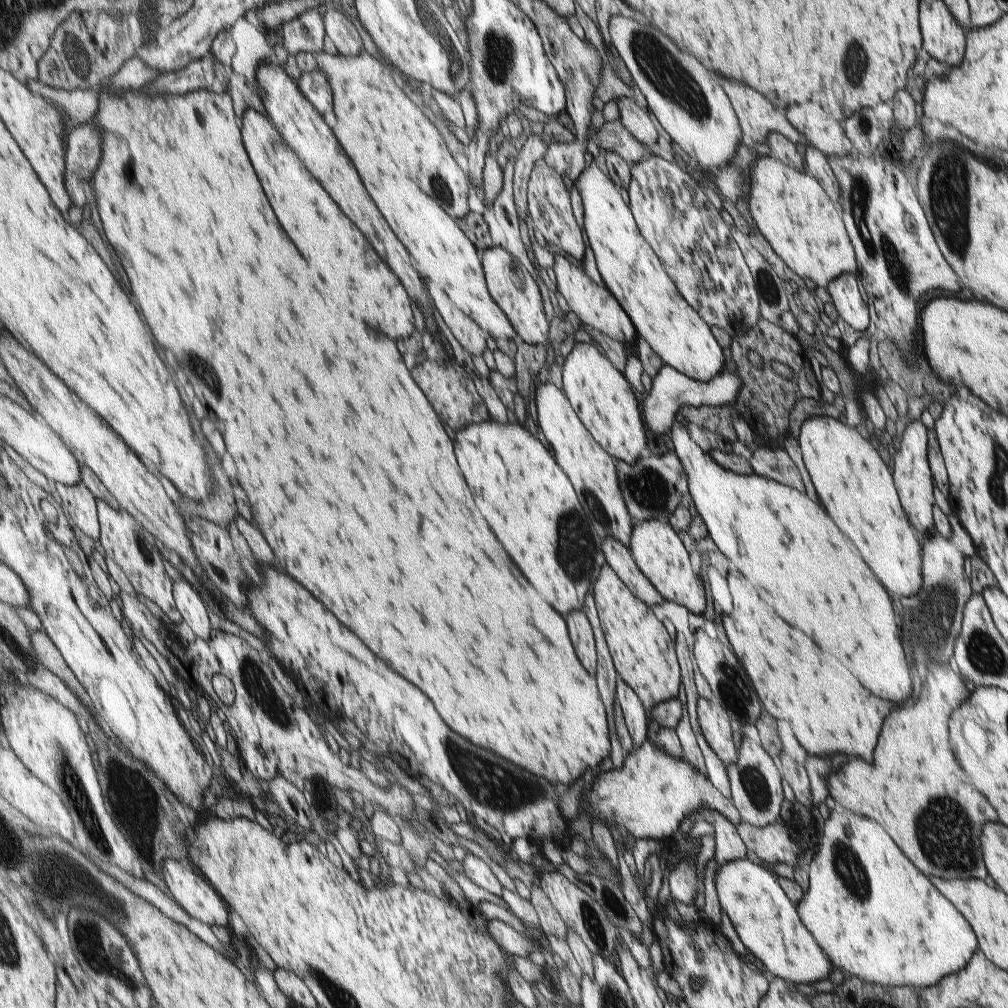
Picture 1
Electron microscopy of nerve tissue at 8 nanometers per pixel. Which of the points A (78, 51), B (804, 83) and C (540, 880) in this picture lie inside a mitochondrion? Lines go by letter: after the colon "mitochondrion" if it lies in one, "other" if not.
A: mitochondrion
B: other
C: other

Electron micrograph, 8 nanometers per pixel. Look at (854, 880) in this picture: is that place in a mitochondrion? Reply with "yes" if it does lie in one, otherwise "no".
yes

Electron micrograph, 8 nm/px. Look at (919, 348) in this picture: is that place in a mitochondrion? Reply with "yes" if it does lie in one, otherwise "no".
no

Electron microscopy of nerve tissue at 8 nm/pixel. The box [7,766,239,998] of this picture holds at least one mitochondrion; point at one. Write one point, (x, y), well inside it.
(71, 881)

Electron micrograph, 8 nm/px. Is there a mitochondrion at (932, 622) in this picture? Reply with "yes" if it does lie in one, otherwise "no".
yes

